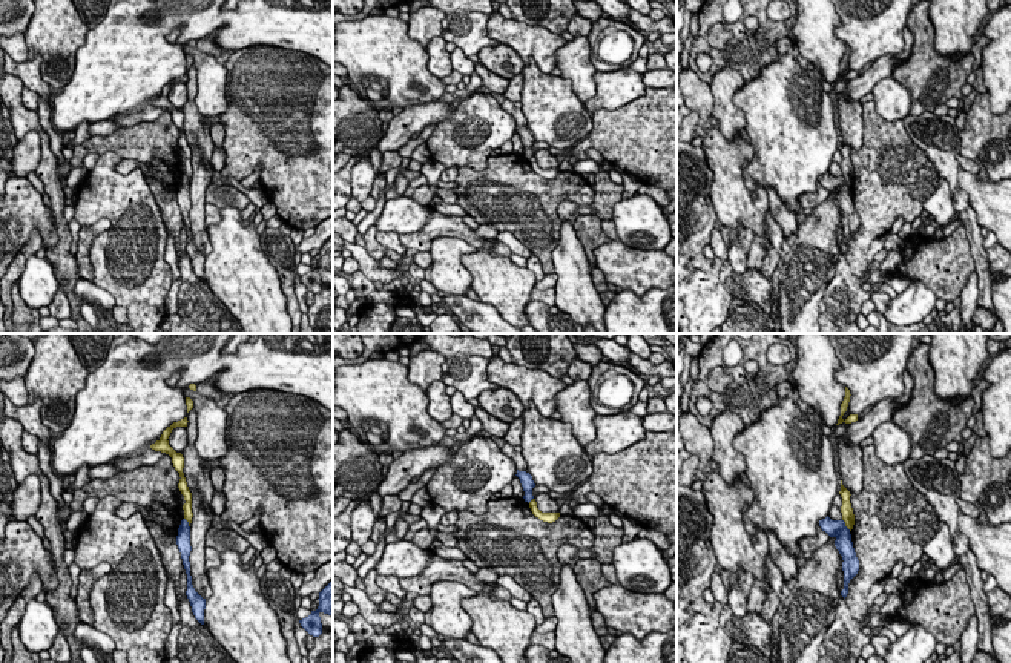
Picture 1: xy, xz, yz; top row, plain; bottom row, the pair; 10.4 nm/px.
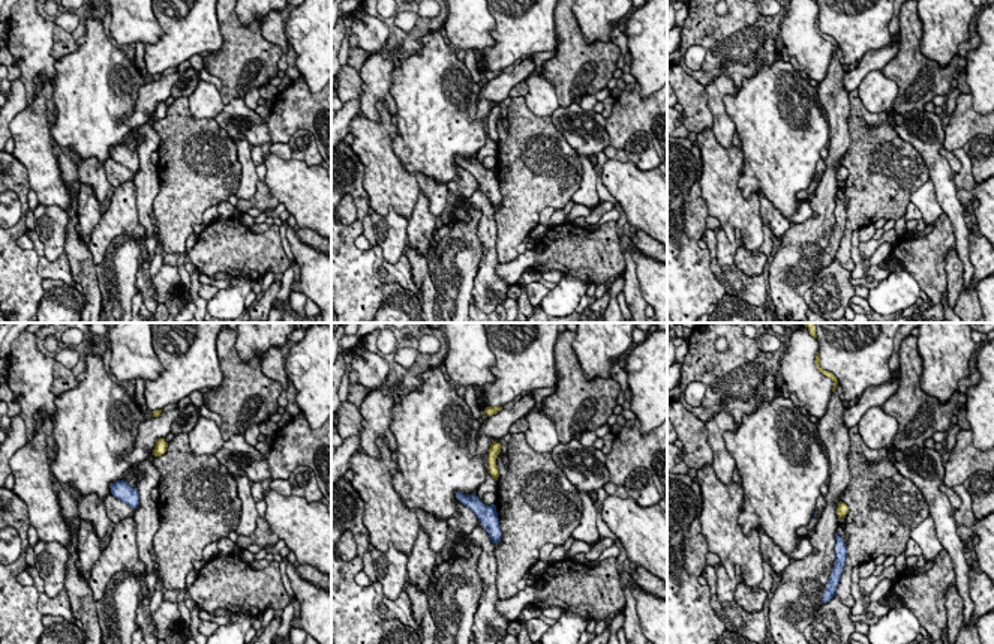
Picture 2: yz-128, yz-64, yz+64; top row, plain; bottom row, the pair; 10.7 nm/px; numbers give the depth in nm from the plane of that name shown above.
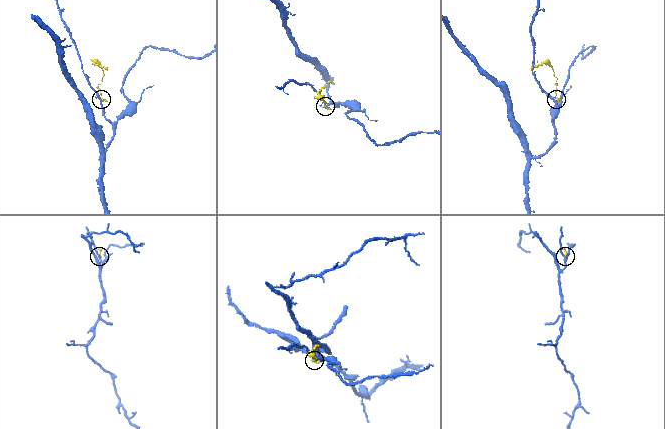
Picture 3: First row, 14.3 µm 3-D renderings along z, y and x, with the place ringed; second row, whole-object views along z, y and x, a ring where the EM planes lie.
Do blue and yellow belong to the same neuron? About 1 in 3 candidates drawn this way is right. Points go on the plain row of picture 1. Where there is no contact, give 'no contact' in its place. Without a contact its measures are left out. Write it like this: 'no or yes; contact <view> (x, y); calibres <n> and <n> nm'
no; contact yz (844, 181); calibres 190 and 130 nm

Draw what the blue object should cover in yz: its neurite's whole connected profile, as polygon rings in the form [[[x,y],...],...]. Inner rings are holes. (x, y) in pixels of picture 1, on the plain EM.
[[[828,172],[819,176],[819,183],[825,187],[830,193],[835,193],[835,203],[842,212],[842,227],[844,227],[844,246],[841,252],[845,255],[848,250],[848,239],[859,227],[859,216],[856,213],[850,186],[845,183],[845,178],[832,176]]]

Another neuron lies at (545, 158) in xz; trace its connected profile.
[[[540,149],[534,155],[542,169],[558,169],[560,166],[560,160],[546,149]]]

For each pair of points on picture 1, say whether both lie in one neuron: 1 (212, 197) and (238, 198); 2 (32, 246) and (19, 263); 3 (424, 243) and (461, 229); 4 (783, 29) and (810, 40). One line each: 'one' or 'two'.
1: one
2: one
3: one
4: two

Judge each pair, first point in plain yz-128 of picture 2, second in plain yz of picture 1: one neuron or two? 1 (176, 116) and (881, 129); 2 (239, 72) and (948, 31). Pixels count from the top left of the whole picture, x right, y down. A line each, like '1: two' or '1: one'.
1: one
2: two

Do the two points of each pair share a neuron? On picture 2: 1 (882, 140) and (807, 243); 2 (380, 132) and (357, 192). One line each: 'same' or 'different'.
1: different
2: different

